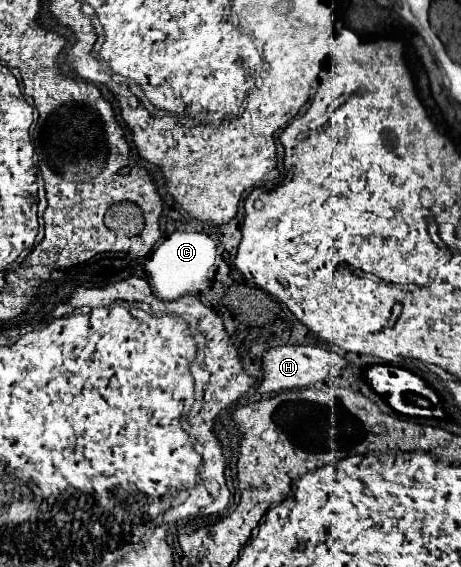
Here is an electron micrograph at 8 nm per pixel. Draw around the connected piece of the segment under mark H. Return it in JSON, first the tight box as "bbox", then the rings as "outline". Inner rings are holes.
{"bbox":[257,346,345,394],"outline":[[[277,346],[269,348],[261,356],[261,366],[263,366],[263,376],[259,382],[257,392],[261,394],[271,394],[271,392],[281,392],[281,390],[293,390],[293,388],[303,388],[315,382],[321,382],[329,376],[333,370],[345,368],[345,360],[325,348],[319,346]]]}

